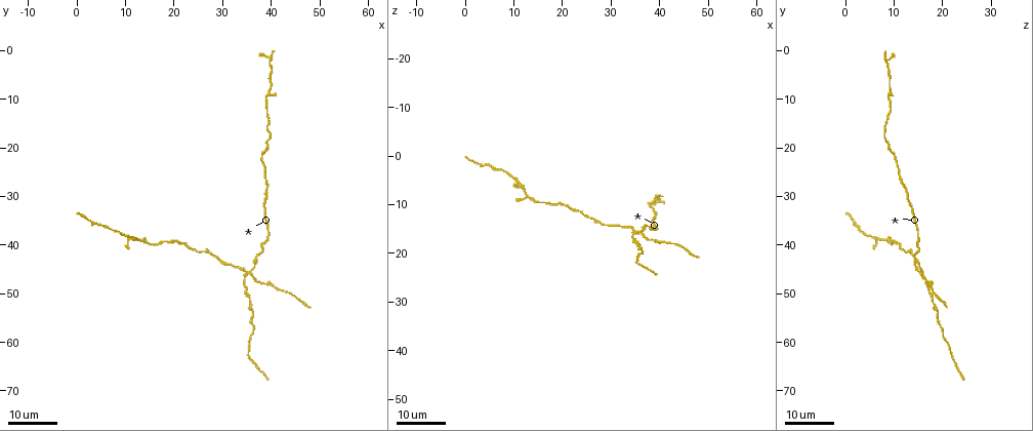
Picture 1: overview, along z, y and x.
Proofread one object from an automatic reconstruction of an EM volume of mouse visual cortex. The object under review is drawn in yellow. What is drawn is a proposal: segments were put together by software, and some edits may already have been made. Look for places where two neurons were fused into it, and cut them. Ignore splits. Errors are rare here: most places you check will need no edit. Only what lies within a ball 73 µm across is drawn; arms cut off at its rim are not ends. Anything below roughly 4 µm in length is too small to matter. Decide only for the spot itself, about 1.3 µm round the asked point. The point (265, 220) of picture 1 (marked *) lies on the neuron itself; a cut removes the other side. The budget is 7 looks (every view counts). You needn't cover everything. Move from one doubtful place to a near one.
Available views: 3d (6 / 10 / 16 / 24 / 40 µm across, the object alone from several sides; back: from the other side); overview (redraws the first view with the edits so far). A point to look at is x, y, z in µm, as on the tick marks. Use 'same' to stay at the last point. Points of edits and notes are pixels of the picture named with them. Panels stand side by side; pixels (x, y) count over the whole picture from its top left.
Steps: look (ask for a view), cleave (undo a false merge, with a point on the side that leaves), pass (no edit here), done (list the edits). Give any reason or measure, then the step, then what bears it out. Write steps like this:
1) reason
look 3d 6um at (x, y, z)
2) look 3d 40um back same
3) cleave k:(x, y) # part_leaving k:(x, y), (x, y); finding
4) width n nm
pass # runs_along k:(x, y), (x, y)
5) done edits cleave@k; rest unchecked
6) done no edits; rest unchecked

thick turns thin
look 3d 24um at (36.5, 56.5, 19.0)

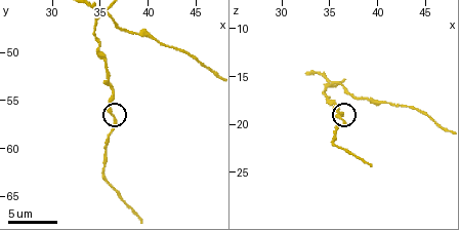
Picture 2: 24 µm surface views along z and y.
closer look
look 3d 10um at (36.2, 57.0, 19.6)

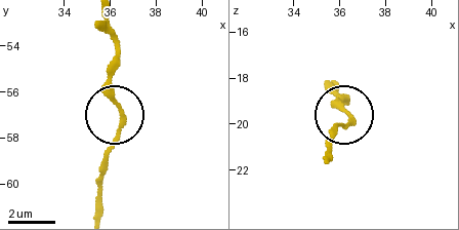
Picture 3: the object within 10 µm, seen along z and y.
width 210 nm
pass # runs_along 3:(106, 20), (118, 49), (112, 78), (118, 125), (106, 170); all the same neuron

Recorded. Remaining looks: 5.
sudden change in width
look 3d 24um at (37.0, 42.0, 14.5)

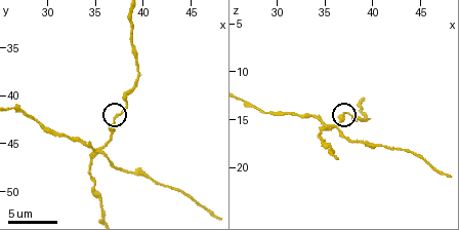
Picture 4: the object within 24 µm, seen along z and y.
look 3d 6um at (36.8, 42.2, 14.0)

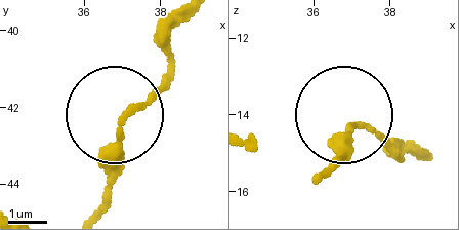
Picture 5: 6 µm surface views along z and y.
pass # runs_along 5:(175, 23), (162, 82), (120, 121), (107, 206); one neuron here

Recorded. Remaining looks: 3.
four-way junction
look 3d 10um at (35.0, 45.8, 15.6)

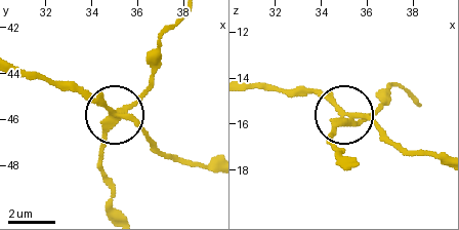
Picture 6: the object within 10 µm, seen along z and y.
look 3d 10um back at (34.9, 45.8, 15.5)

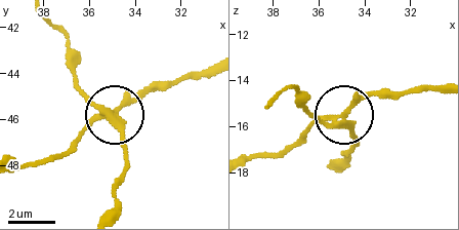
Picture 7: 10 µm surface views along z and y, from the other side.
cleave 7:(135, 99) # part_leaving 7:(113, 112), (139, 92), (210, 77); two neurons meet here

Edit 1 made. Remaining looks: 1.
calibre changes
look 3d 16um at (39.2, 38.6, 15.0)

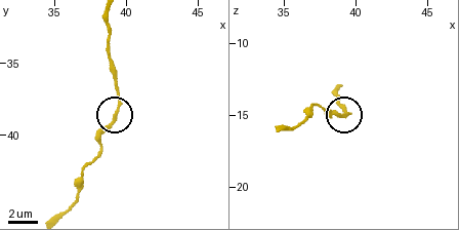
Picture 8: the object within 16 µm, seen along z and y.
pass # runs_along 8:(110, 64), (118, 84), (118, 106), (99, 142); continuous, no second neuron

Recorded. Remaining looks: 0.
done edits cleave@7; rest unchecked

